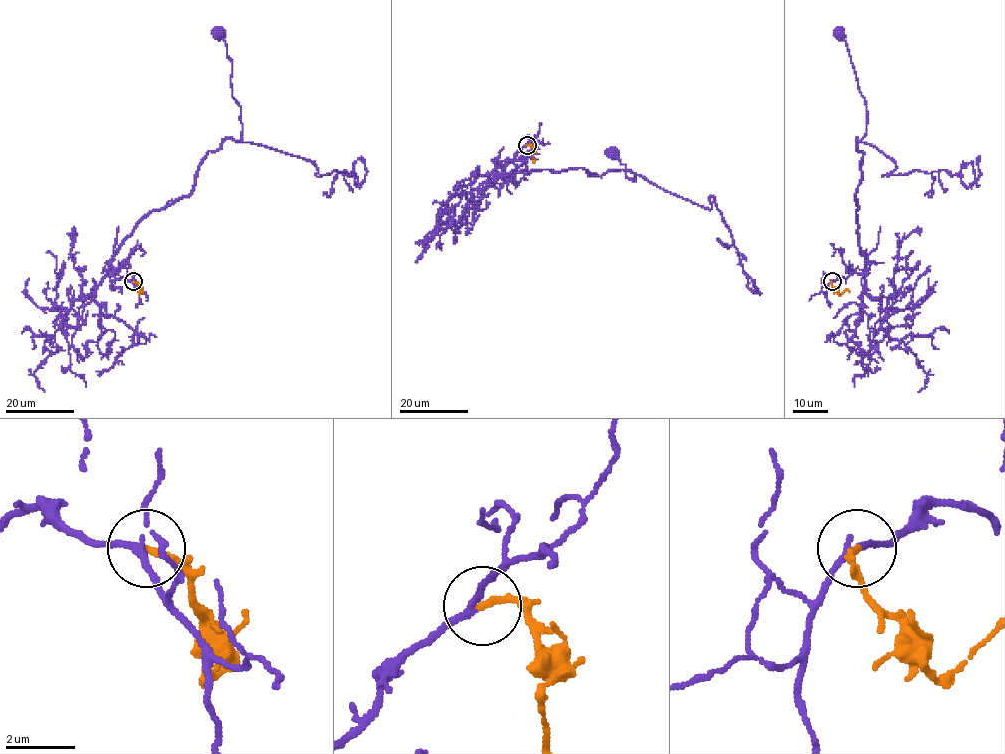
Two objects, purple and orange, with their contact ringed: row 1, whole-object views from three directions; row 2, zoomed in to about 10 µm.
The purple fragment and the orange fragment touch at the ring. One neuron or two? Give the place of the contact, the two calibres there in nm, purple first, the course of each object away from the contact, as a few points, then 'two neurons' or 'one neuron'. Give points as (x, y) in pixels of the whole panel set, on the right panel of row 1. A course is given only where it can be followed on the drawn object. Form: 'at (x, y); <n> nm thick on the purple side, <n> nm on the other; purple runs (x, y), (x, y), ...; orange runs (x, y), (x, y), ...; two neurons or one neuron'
at (832, 281); 180 nm thick on the purple side, 200 nm on the other; purple runs (831, 281), (861, 273), (865, 260), (855, 194), (862, 157), (856, 138), (865, 135), (867, 106), (842, 33); orange runs (831, 281), (839, 293), (846, 289), (849, 291); one neuron

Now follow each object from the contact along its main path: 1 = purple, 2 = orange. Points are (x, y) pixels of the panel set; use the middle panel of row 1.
1: (526, 145), (506, 163), (504, 178), (513, 172), (582, 168), (597, 176), (627, 170), (635, 180), (611, 155)
2: (527, 145), (531, 146), (534, 153), (533, 163)

